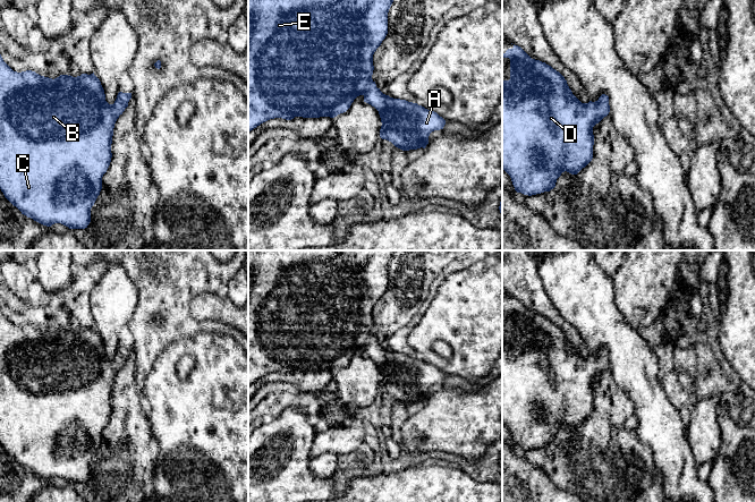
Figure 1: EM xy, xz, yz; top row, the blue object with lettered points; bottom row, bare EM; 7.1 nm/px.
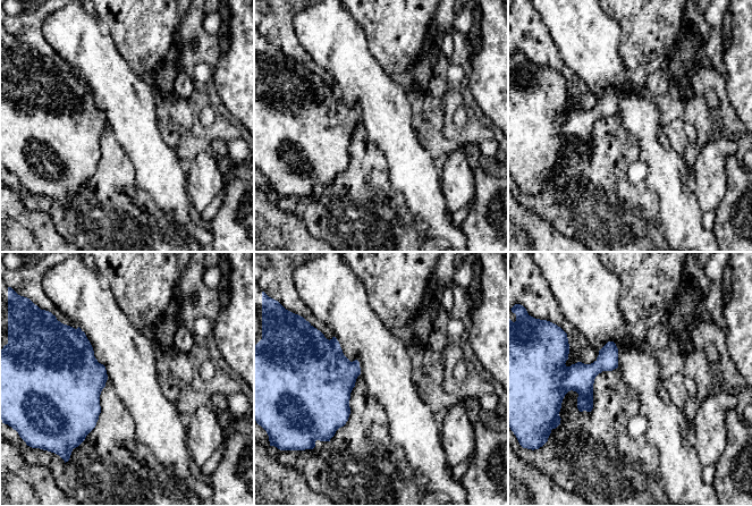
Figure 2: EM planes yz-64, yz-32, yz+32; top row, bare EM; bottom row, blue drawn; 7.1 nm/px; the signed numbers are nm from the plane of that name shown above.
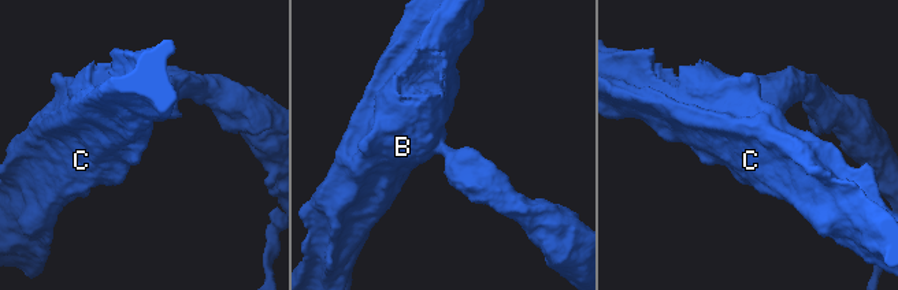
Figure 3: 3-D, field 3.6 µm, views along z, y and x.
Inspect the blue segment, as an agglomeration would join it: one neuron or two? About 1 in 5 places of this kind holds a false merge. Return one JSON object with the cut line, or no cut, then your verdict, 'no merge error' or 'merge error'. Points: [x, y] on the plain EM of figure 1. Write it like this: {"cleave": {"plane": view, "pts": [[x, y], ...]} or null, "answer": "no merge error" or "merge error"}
{"cleave": null, "answer": "no merge error"}

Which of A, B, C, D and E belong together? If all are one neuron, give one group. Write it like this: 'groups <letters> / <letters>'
groups A B C D E

